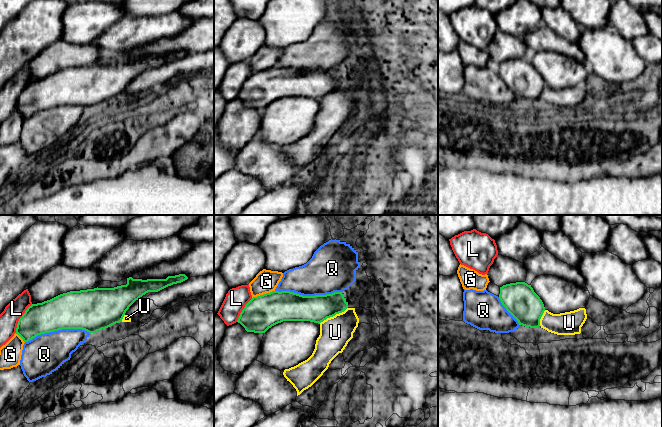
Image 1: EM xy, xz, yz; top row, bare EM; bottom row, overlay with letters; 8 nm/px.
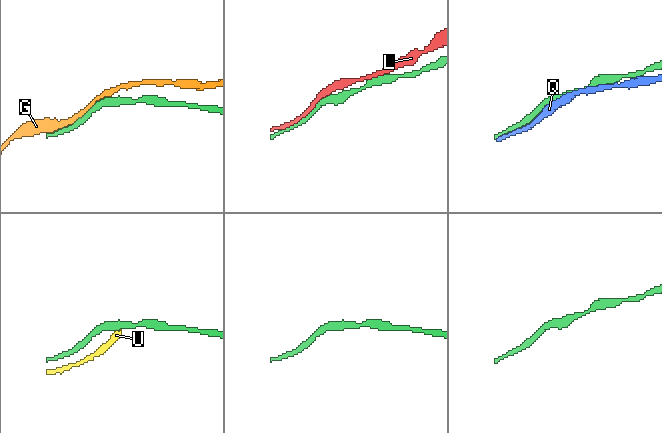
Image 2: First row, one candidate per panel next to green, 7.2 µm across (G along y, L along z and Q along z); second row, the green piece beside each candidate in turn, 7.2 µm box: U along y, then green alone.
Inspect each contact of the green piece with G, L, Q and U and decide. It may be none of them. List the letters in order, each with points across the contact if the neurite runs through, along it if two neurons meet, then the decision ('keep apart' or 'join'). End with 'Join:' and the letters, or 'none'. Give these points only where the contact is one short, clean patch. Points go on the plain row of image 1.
G: keep apart
L: keep apart
Q: keep apart
U: border xz (347, 83), (319, 99); keep apart
Join: none

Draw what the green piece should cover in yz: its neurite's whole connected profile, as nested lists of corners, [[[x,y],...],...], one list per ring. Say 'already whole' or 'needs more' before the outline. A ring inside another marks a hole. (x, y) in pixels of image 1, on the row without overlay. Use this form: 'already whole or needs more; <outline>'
already whole; [[[525,58],[503,61],[500,63],[499,75],[519,101],[530,104],[540,102],[545,83],[531,61]]]

